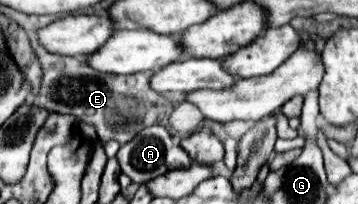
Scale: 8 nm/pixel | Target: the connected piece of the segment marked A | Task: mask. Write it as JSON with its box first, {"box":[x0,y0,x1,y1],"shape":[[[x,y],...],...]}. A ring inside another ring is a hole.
{"box":[116,125,192,183],"shape":[[[162,125],[144,127],[130,143],[120,147],[120,151],[116,153],[116,159],[120,163],[122,173],[126,173],[134,183],[146,183],[148,179],[154,179],[154,177],[158,177],[166,171],[180,169],[180,167],[190,167],[190,163],[192,163],[188,153],[172,141],[170,133]]]}

